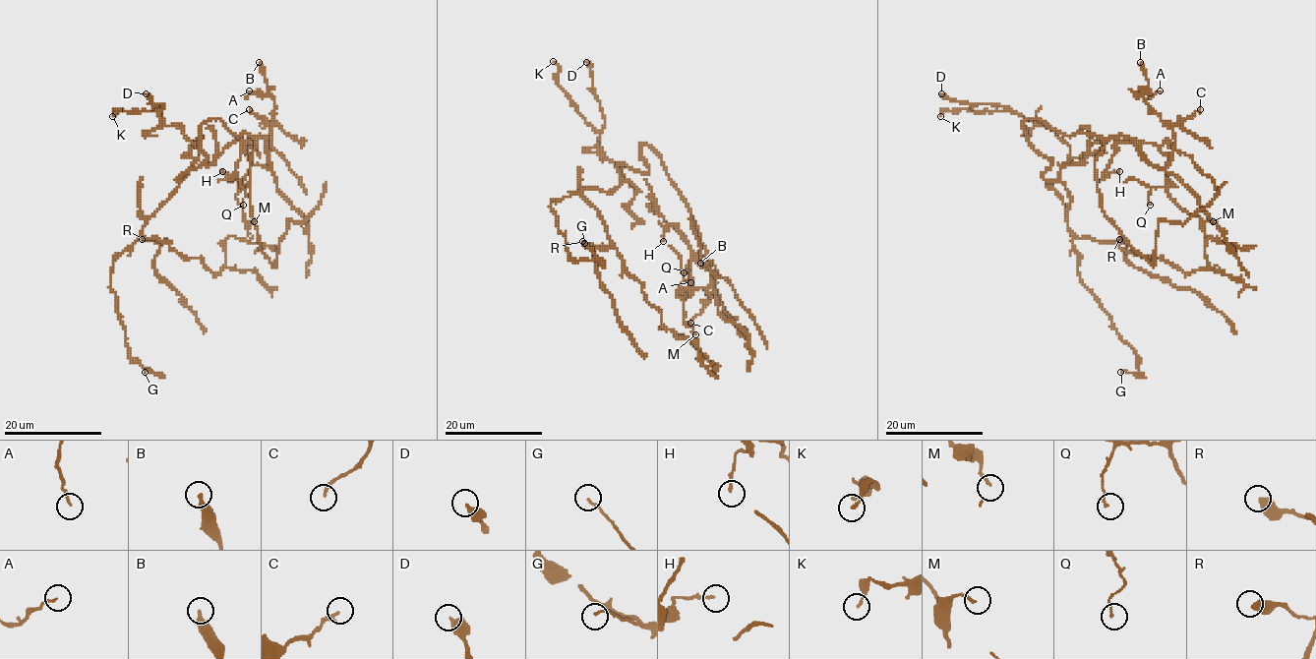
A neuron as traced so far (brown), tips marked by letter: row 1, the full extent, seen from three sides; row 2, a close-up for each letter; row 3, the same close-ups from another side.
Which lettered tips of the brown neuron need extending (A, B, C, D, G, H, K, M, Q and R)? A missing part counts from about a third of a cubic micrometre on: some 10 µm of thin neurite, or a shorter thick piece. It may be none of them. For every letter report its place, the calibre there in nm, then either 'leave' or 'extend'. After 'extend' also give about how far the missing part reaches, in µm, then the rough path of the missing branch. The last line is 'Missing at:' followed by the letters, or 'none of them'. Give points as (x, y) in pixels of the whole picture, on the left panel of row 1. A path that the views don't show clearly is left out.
A: (249, 90) | 130 nm | leave
B: (259, 62) | 360 nm | leave
C: (249, 109) | 200 nm | leave
D: (146, 93) | 360 nm | leave
G: (145, 372) | 120 nm | leave
H: (222, 171) | 150 nm | leave
K: (112, 116) | 140 nm | leave
M: (254, 221) | 160 nm | leave
Q: (243, 205) | 130 nm | leave
R: (142, 239) | 550 nm | leave
Missing at: none of them

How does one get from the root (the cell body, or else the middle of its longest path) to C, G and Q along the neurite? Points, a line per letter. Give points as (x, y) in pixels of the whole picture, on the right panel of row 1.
C: (1032, 145), (1023, 123), (1039, 119), (1067, 135), (1127, 136), (1147, 160), (1164, 168), (1173, 126), (1200, 109)
G: (1032, 145), (1051, 160), (1042, 175), (1068, 193), (1067, 225), (1080, 281), (1138, 357), (1137, 372), (1120, 372)
Q: (1032, 145), (1028, 119), (1067, 135), (1127, 136), (1147, 160), (1167, 164), (1167, 183), (1152, 189), (1150, 205)

